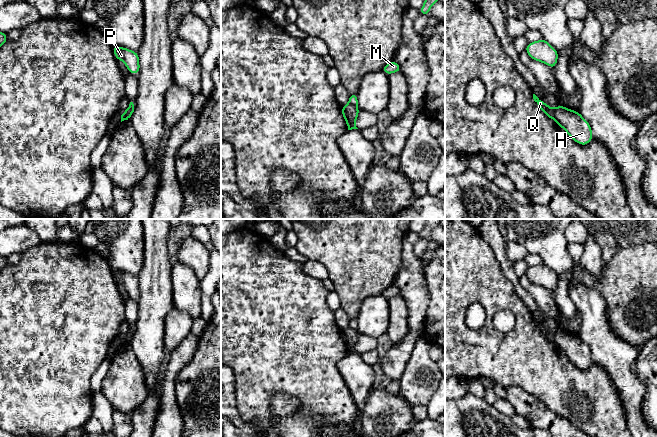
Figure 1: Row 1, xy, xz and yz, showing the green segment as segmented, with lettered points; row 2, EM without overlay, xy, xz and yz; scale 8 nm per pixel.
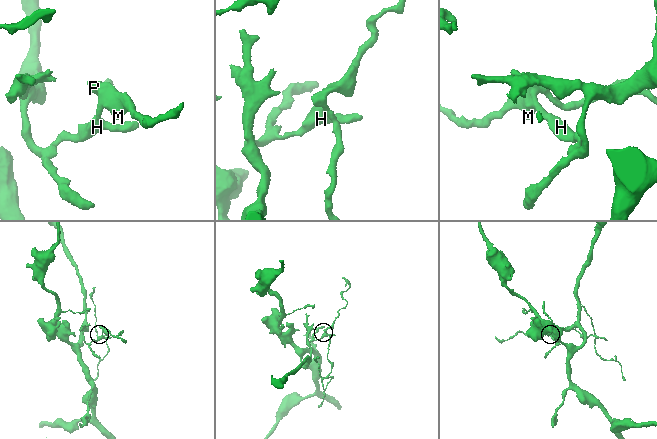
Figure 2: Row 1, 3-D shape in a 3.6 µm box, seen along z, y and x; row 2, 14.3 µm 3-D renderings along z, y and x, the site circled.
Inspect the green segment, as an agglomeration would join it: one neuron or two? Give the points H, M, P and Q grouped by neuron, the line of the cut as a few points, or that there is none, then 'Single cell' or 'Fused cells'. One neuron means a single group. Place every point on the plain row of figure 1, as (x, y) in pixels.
Groups: H / M P Q. Split along yz (555, 333), (552, 342). Fused cells

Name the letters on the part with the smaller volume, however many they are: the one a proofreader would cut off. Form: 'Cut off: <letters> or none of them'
Cut off: M, P, Q

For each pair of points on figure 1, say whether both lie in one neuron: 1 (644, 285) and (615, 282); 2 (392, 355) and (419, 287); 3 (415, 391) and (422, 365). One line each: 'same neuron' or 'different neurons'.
1: same neuron
2: same neuron
3: same neuron

